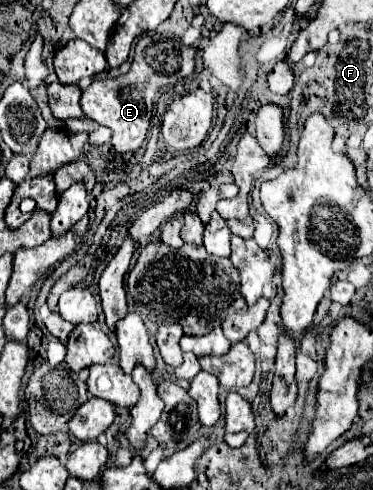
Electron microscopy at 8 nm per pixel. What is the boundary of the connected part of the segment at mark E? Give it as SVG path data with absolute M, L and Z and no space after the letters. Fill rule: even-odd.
M146 32L136 44L132 68L128 74L108 80L94 80L80 96L80 106L84 114L96 120L102 126L108 126L114 134L114 148L118 152L136 152L150 128L152 118L152 102L156 92L162 88L174 86L182 82L186 76L194 72L196 48L184 46L178 36L166 36L166 40L154 40L152 36L164 36L158 32Z

